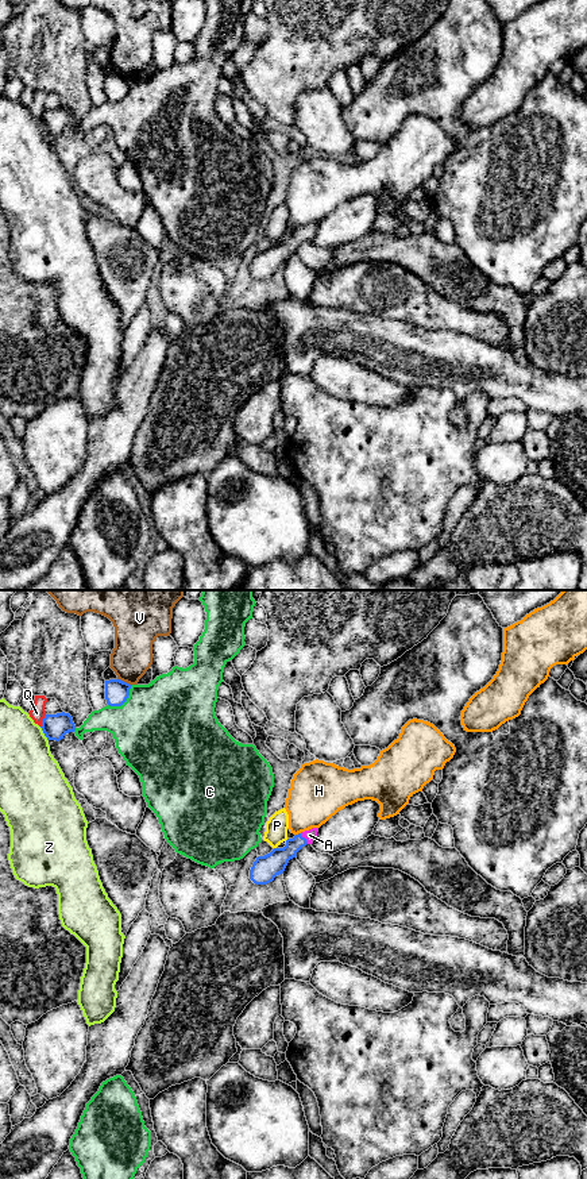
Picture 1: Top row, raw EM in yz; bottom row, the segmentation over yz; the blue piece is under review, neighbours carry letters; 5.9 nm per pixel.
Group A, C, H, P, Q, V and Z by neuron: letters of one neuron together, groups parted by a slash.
A / C / H / P / Q / V / Z

